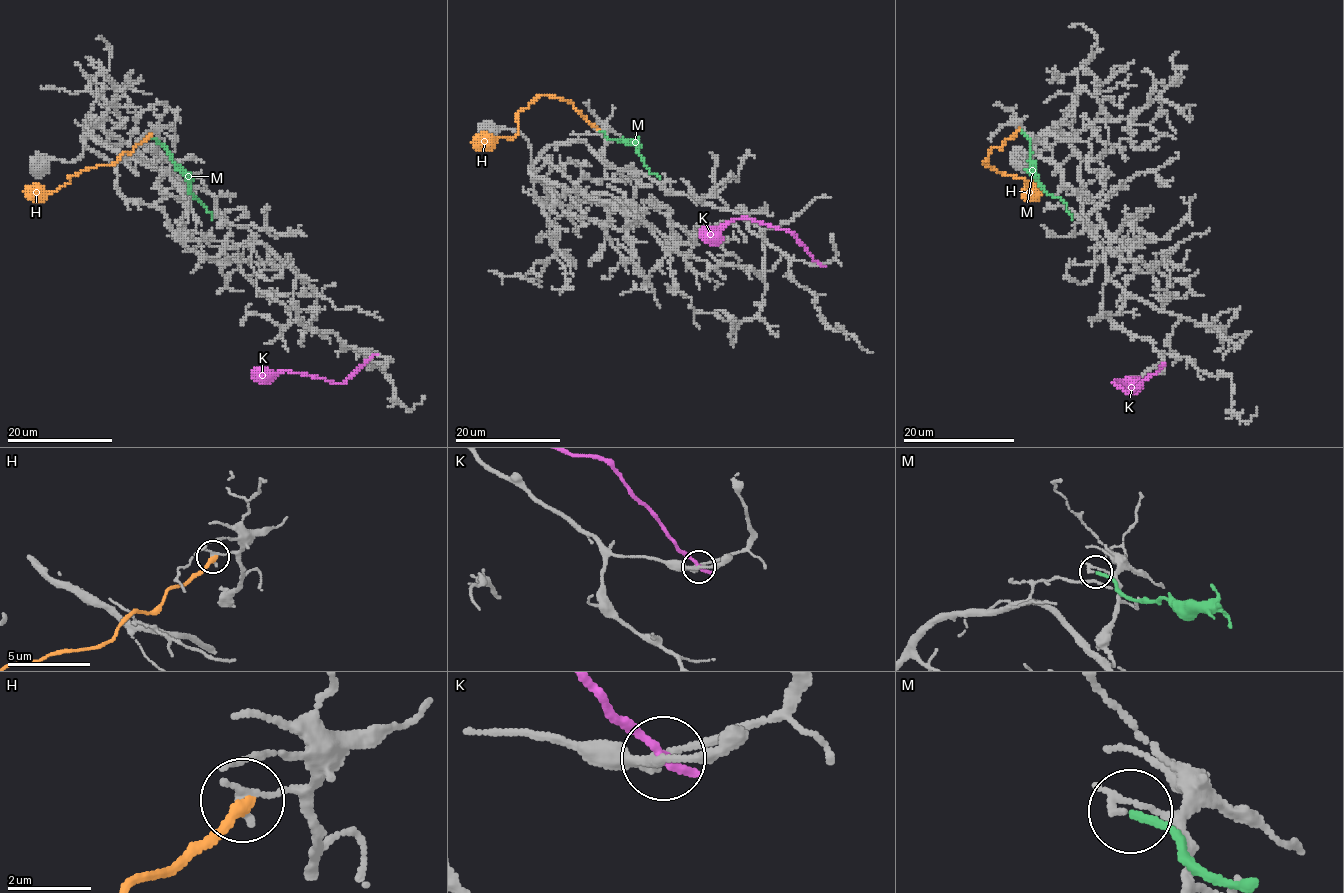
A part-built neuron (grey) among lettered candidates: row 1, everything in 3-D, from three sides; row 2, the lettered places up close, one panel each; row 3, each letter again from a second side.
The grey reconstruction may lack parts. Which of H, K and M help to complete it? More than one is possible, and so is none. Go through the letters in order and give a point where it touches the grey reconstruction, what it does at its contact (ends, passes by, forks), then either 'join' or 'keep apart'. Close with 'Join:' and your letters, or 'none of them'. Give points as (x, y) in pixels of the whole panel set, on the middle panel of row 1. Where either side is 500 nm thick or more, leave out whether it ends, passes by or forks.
H: meets grey at (597, 129); it ends there; keep apart
K: meets grey at (820, 265); it ends there; keep apart
M: meets grey at (599, 131); it ends there; keep apart
Join: none of them

